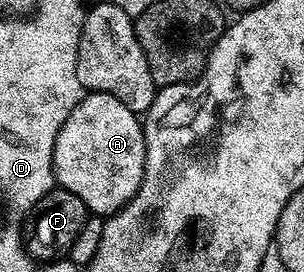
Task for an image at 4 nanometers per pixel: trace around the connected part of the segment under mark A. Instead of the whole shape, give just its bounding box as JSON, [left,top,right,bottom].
[54,91,146,217]

